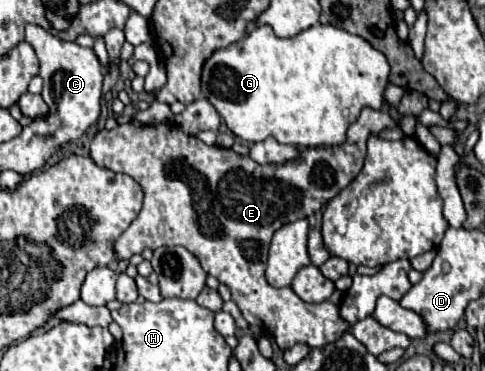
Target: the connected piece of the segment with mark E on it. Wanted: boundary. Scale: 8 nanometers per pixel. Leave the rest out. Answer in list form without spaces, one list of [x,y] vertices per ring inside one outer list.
[[[364,109],[360,117],[350,125],[348,139],[344,145],[336,147],[306,147],[302,149],[300,157],[282,165],[258,165],[250,157],[242,157],[234,153],[232,149],[222,147],[210,147],[202,143],[198,137],[188,137],[182,133],[176,125],[160,123],[160,125],[120,125],[112,131],[102,129],[96,133],[90,155],[92,159],[106,169],[112,169],[116,173],[124,173],[132,177],[144,191],[144,207],[138,213],[138,217],[130,223],[130,227],[118,237],[114,249],[120,259],[130,259],[134,253],[142,253],[142,249],[150,247],[162,247],[162,245],[182,245],[186,247],[202,265],[202,269],[216,277],[220,283],[228,285],[232,299],[242,311],[242,317],[250,325],[258,325],[260,329],[268,331],[280,349],[288,349],[296,343],[306,343],[310,347],[324,347],[332,341],[336,341],[344,331],[350,331],[358,341],[366,345],[366,349],[372,355],[380,355],[394,347],[408,347],[410,339],[404,333],[396,333],[384,325],[380,325],[374,317],[366,317],[364,321],[358,321],[356,325],[346,325],[338,315],[338,305],[330,301],[322,303],[306,303],[302,301],[292,289],[276,289],[270,287],[264,269],[266,269],[266,257],[268,247],[274,231],[278,231],[282,225],[298,221],[302,217],[310,217],[316,211],[320,211],[326,201],[336,197],[358,173],[360,173],[366,156],[366,141],[370,135],[380,133],[388,127],[396,127],[396,121],[384,113],[374,109]]]

